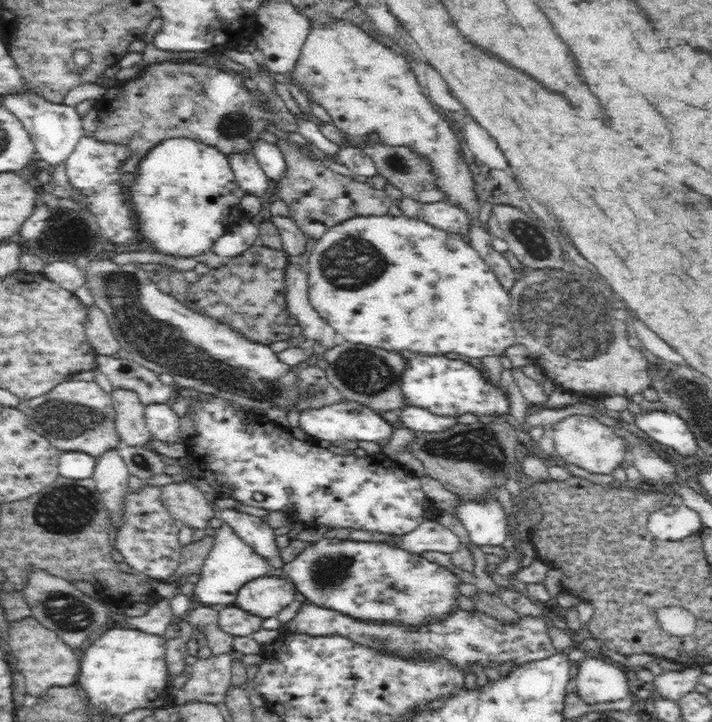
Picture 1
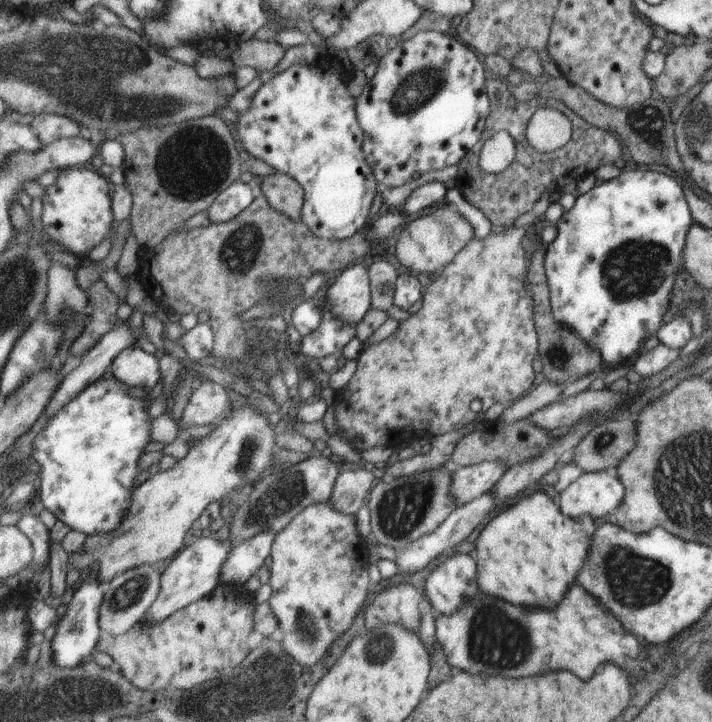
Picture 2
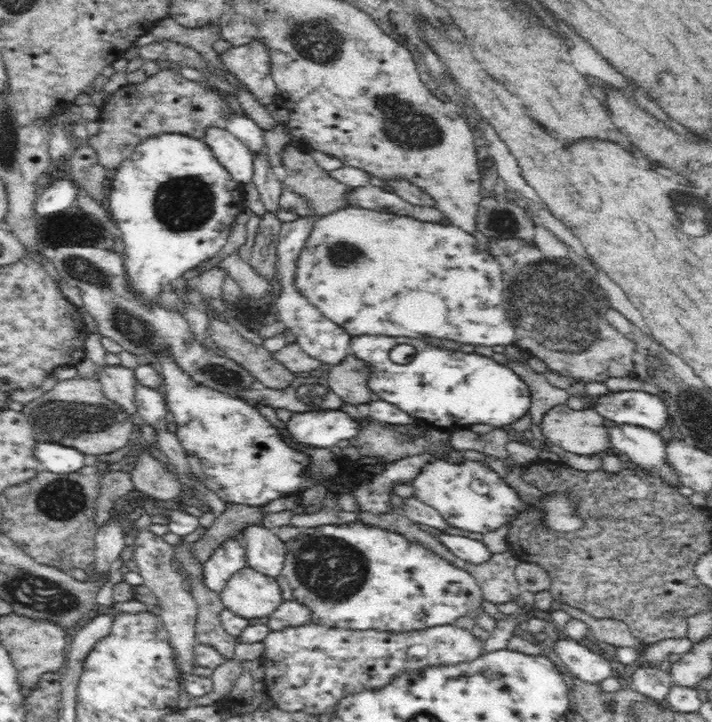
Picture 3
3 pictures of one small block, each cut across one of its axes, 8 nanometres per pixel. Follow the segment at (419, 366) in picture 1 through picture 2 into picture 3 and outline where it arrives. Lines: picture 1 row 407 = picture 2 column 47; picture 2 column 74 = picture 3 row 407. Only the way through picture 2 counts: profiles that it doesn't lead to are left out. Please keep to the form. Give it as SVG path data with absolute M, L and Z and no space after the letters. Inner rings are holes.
M354 338L350 350L376 368L370 388L378 394L380 400L400 406L428 426L442 430L468 428L474 424L504 428L512 426L530 412L530 392L526 384L510 366L496 364L490 358L438 350L424 344L422 340L408 338ZM400 342L412 344L416 350L414 360L404 366L394 364L388 358L390 350Z

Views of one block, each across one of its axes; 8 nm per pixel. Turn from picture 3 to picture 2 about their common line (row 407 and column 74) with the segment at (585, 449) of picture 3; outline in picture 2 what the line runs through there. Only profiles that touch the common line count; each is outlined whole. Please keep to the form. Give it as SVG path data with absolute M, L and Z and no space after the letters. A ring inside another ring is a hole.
M245 398L245 406L241 408L229 406L229 414L215 424L215 430L199 440L193 440L189 444L187 454L181 460L177 460L169 470L157 472L155 476L147 478L143 484L139 484L133 490L131 512L127 514L127 520L123 520L123 528L119 528L119 532L113 532L113 534L89 538L85 544L85 552L71 556L71 570L81 568L83 572L87 572L87 568L91 568L97 562L101 564L101 580L103 584L107 584L117 574L123 574L131 568L139 568L143 564L151 566L151 564L163 562L165 558L171 558L181 548L187 530L199 518L199 514L207 508L207 504L221 502L223 496L235 490L241 490L245 486L255 486L261 480L261 470L271 468L271 448L277 436L269 432L275 432L275 430L267 422L267 416L257 414L249 398Z

